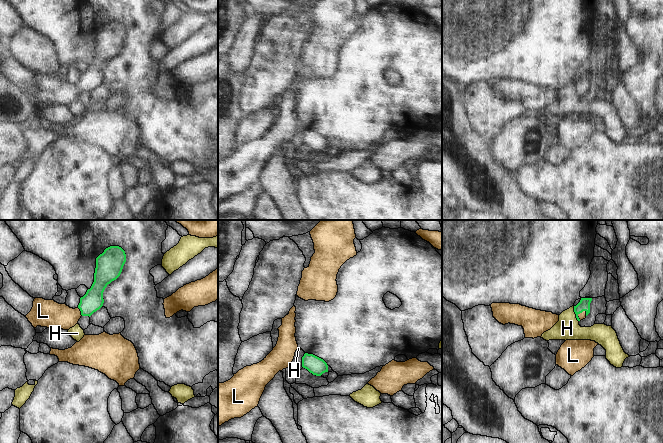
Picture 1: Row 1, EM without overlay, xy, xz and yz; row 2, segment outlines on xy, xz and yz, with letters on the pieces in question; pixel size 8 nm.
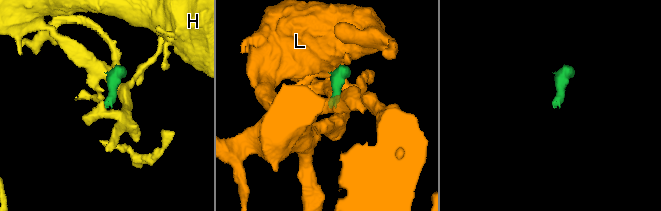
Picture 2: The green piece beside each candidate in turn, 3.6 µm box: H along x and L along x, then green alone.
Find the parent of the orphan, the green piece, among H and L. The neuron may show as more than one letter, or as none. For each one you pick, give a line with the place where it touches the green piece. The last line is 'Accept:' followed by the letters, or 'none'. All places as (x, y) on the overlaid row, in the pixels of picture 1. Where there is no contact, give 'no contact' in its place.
L: meets green in xy at (80, 310)
Accept: L

